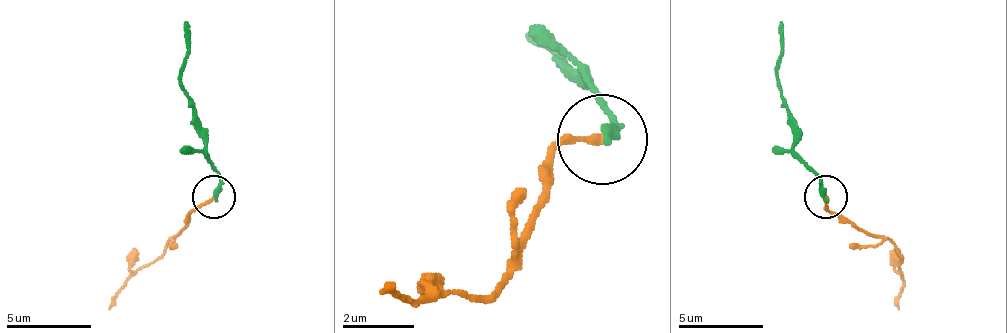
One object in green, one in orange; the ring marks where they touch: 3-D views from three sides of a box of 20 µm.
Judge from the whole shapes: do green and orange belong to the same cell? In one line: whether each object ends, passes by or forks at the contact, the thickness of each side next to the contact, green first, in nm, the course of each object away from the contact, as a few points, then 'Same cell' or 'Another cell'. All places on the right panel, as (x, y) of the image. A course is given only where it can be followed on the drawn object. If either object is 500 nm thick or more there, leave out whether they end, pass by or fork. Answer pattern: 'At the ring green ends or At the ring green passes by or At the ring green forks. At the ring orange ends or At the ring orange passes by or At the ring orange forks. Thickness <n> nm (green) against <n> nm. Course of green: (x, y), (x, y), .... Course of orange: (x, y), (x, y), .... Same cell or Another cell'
At the ring green ends. At the ring orange ends. Thickness 320 nm (green) against 200 nm. Course of green: (825, 198), (816, 172), (795, 151), (795, 129), (778, 87), (782, 23). Course of orange: (825, 198), (833, 210), (884, 236), (901, 257), (897, 308). Another cell

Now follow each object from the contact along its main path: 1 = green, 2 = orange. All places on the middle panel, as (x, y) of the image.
1: (608, 136), (617, 118), (581, 73), (536, 37), (536, 46)
2: (599, 136), (554, 154), (518, 262), (482, 298), (383, 289)

